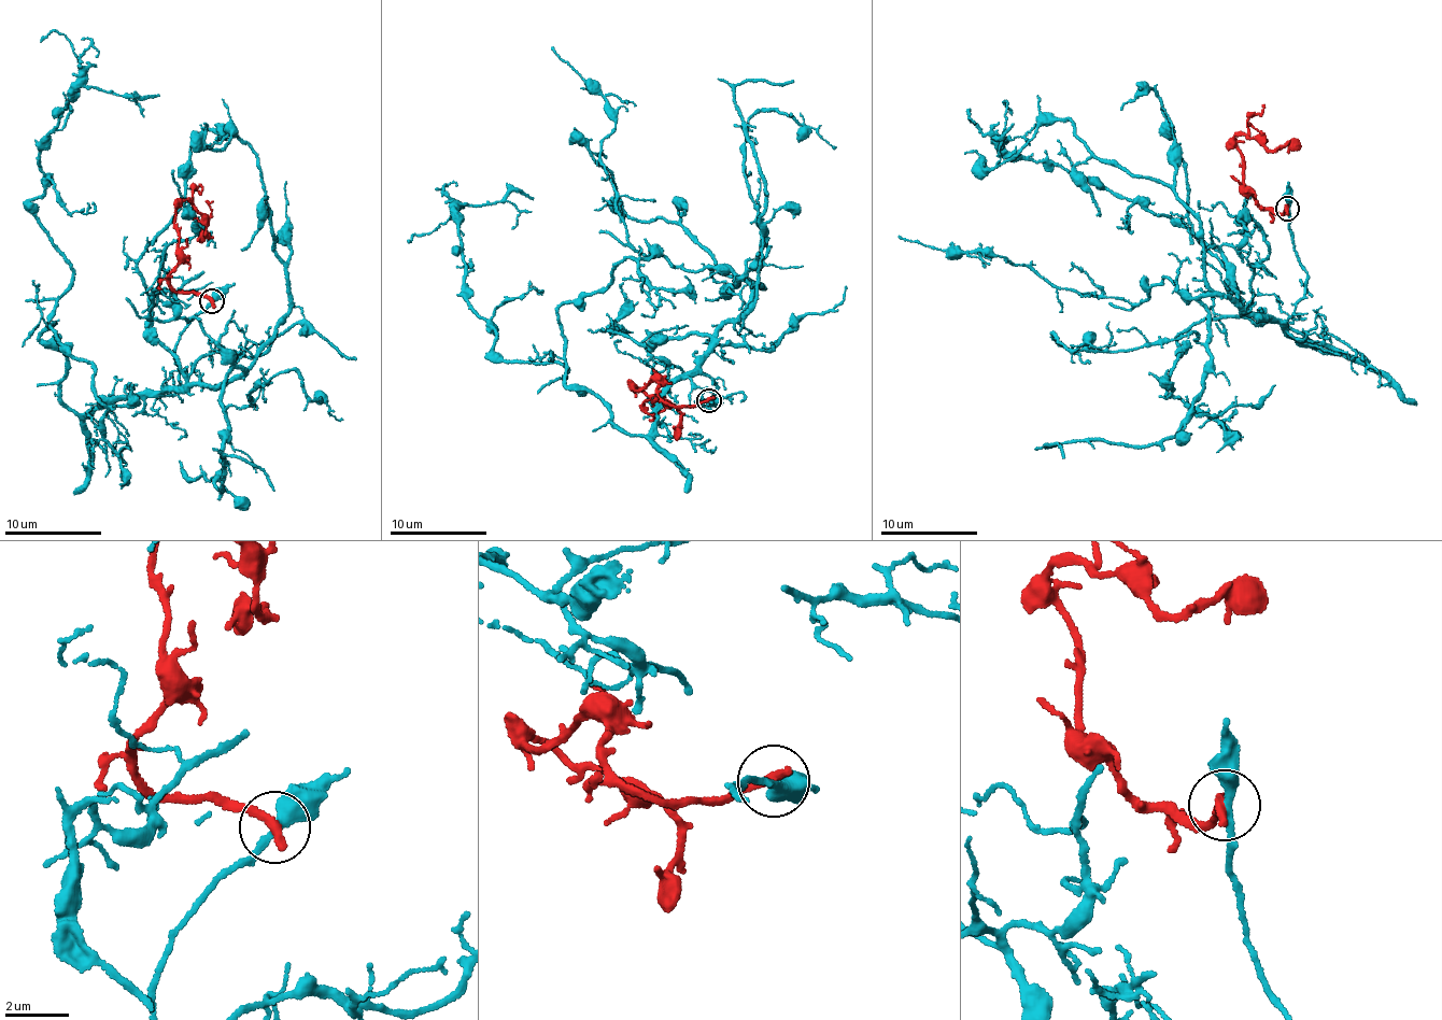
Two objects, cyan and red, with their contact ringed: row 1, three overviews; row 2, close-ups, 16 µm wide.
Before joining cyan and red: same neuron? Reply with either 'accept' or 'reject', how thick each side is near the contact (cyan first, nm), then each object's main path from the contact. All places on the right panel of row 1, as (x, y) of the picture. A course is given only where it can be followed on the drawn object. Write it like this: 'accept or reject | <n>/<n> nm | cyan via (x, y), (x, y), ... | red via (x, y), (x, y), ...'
reject | 320/360 nm | cyan via (1287, 208), (1308, 274), (1282, 326), (1328, 354), (1249, 321), (1192, 230), (1014, 158), (1004, 102), (1012, 114) | red via (1287, 208), (1282, 214), (1263, 208), (1247, 190), (1241, 150), (1234, 137), (1246, 135), (1274, 149), (1301, 145)

